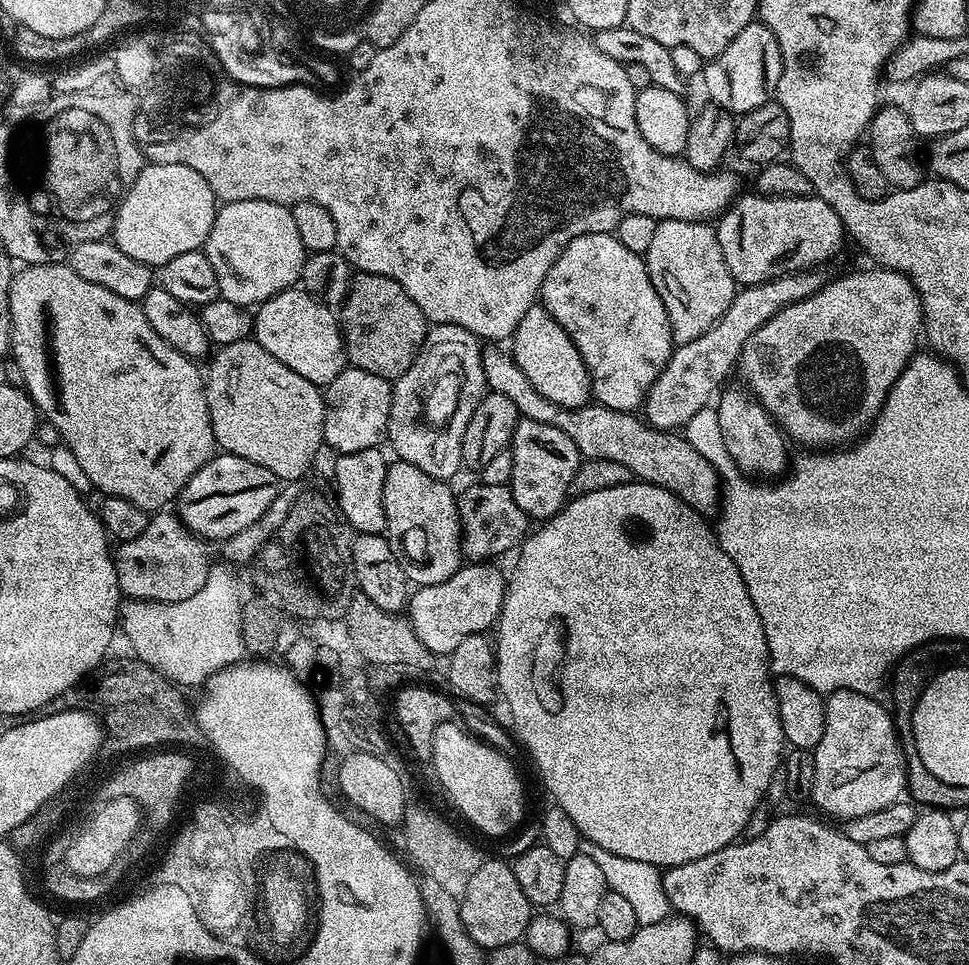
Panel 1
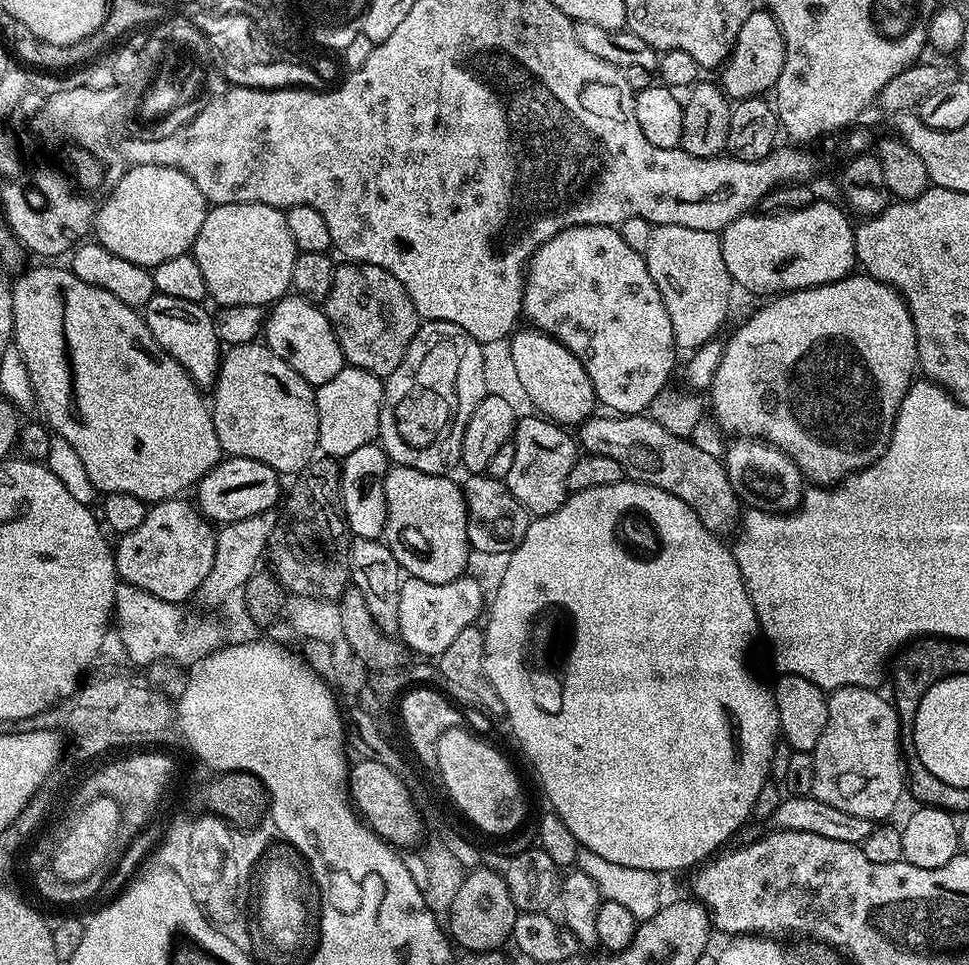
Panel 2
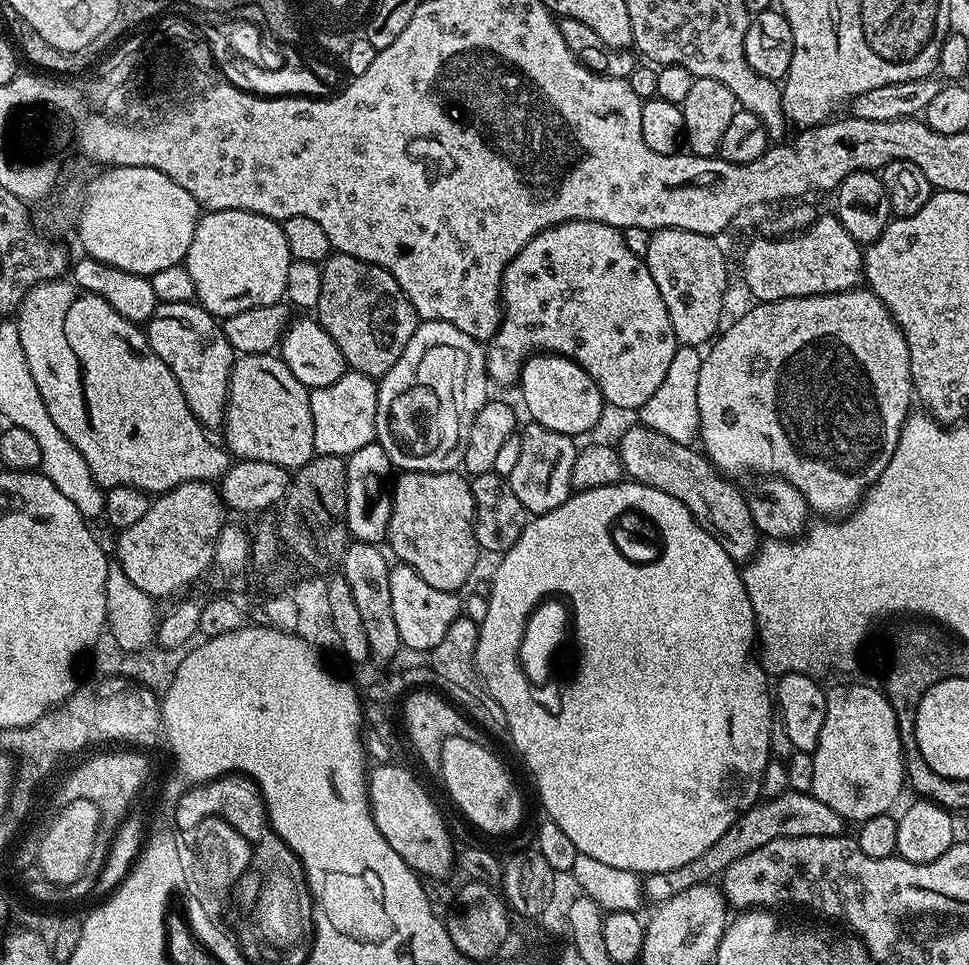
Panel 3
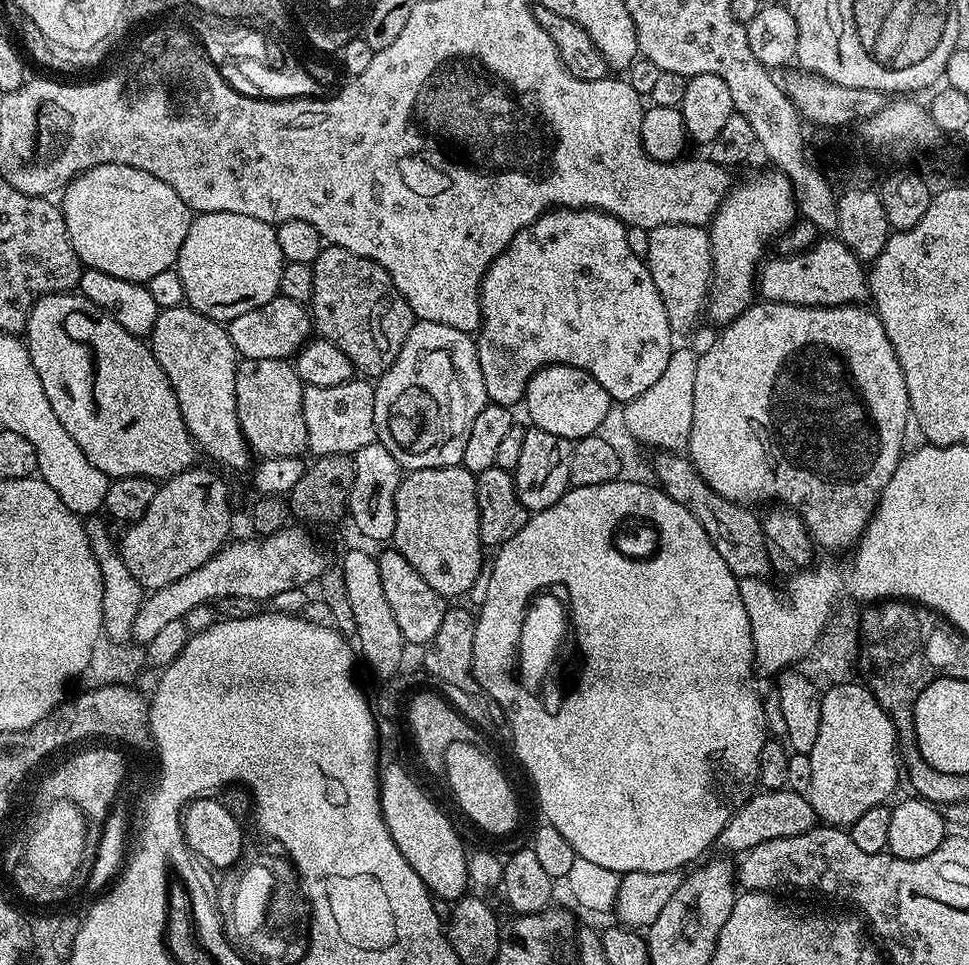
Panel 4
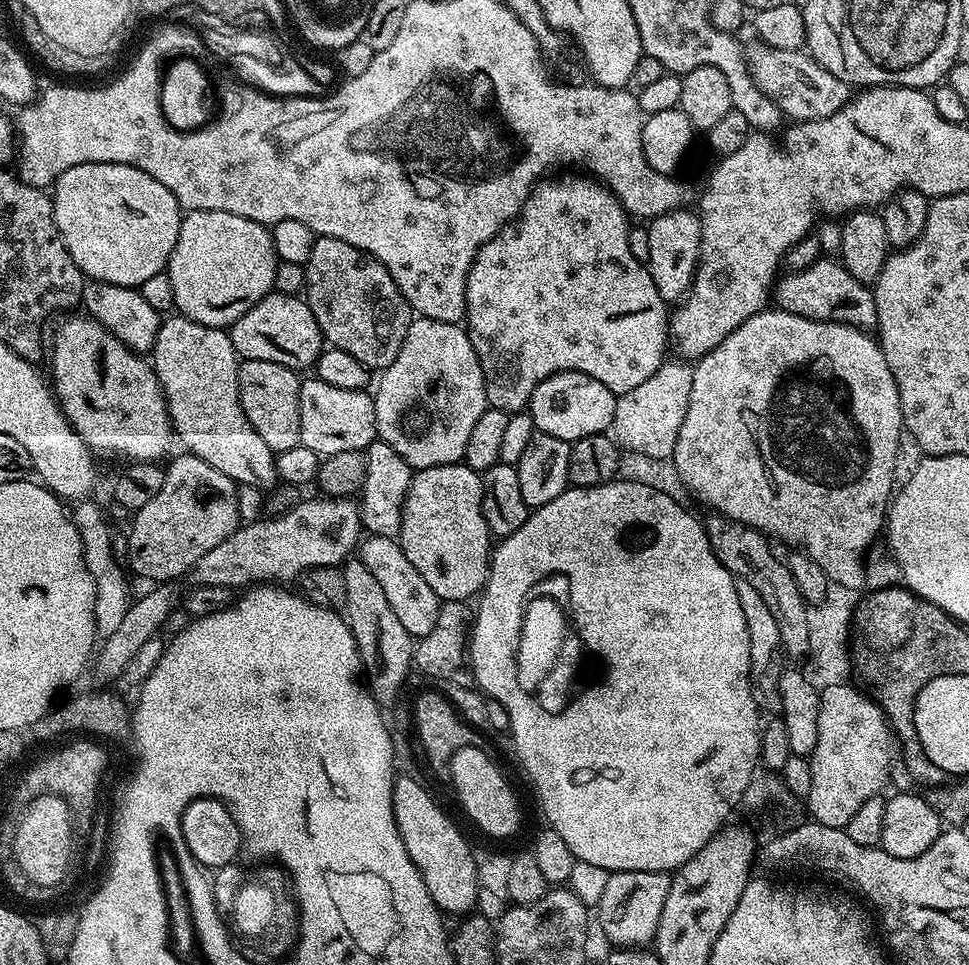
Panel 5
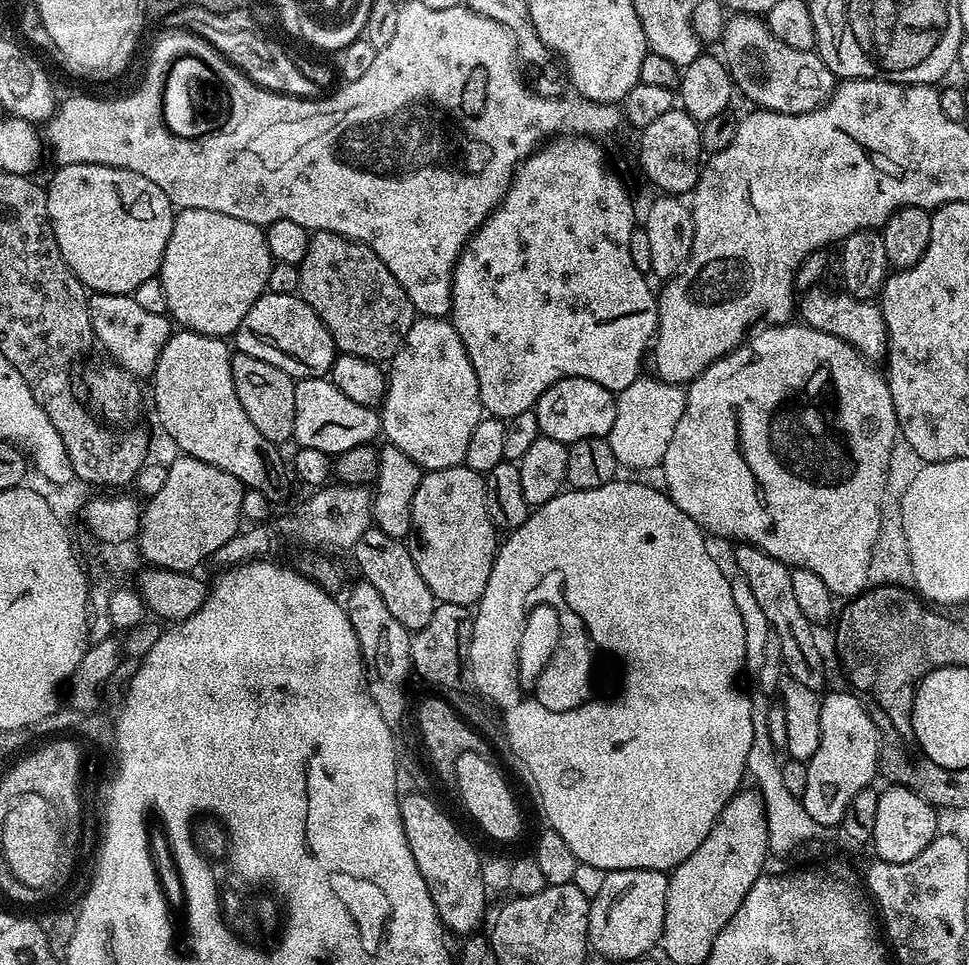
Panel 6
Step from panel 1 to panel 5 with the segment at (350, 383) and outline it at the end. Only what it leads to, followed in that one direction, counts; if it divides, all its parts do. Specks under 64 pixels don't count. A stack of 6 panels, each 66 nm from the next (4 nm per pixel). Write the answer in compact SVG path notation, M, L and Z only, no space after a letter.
M315 378L305 379L300 385L298 418L300 419L301 444L314 450L321 458L343 452L363 452L364 449L371 446L373 440L377 439L376 401L364 390L342 390L342 386L330 386Z

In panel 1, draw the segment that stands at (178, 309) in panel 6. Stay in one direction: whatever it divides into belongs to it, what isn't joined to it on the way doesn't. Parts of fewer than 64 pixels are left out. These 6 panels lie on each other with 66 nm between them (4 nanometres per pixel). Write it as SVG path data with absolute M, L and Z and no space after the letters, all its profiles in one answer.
M265 200L230 202L217 207L214 226L210 226L210 234L202 250L210 260L214 274L218 276L220 299L229 300L241 306L249 306L248 304L259 306L287 288L299 285L306 255L291 207Z

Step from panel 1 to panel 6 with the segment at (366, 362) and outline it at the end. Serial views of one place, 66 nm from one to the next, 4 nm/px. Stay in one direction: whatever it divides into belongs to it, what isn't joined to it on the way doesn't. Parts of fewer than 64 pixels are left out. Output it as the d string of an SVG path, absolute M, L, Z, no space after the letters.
M314 232L308 237L306 258L302 258L298 267L300 269L298 295L316 311L318 318L322 318L326 330L330 330L330 338L336 344L337 353L345 356L361 356L377 362L391 361L402 346L418 313L412 307L406 290L402 290L398 278L394 278L394 274L386 270L382 258L378 258L378 254L370 250L370 246L359 244L357 240L333 232Z

